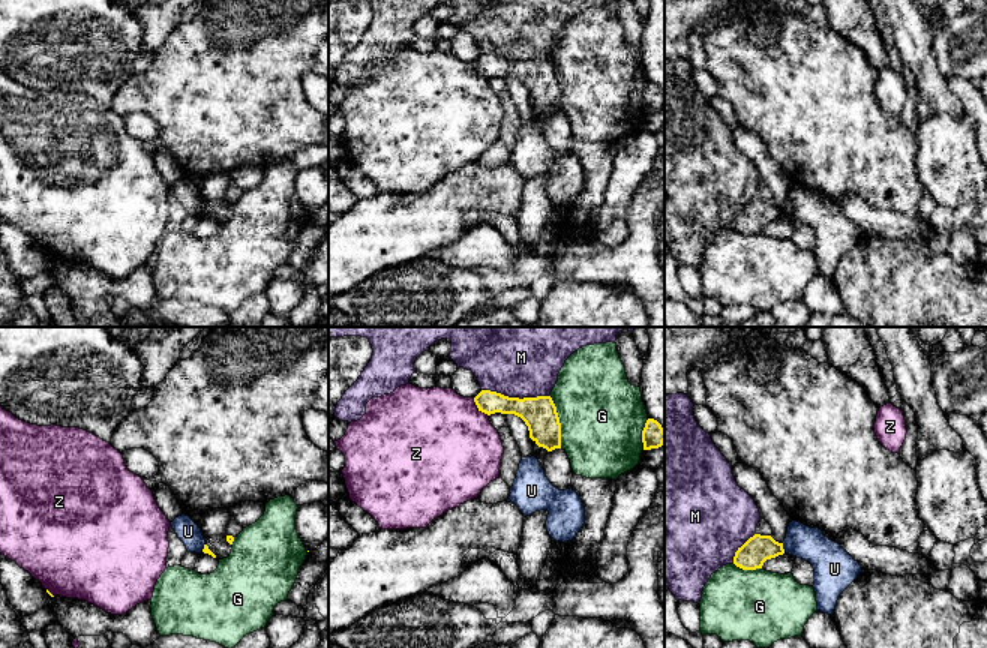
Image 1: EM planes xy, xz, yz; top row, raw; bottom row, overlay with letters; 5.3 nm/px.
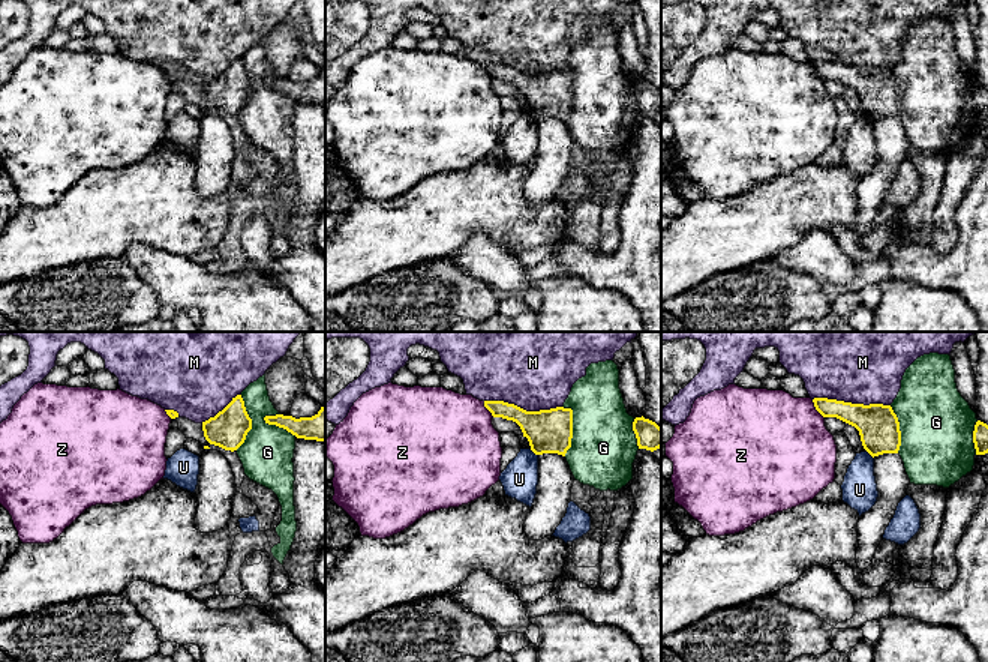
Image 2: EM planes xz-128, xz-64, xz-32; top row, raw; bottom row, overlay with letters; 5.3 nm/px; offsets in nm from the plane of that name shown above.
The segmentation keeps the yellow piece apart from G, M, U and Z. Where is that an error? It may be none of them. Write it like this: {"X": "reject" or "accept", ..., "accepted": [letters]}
{"G": "reject", "M": "reject", "U": "reject", "Z": "reject", "accepted": []}

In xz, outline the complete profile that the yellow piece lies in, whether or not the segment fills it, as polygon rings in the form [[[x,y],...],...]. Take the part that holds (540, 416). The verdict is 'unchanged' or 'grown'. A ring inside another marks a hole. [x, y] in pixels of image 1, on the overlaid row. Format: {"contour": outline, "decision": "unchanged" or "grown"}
{"contour": [[[482,390],[474,402],[478,411],[490,416],[495,412],[520,417],[530,430],[530,438],[552,452],[561,448],[561,423],[550,396],[508,398],[496,392]]], "decision": "unchanged"}

